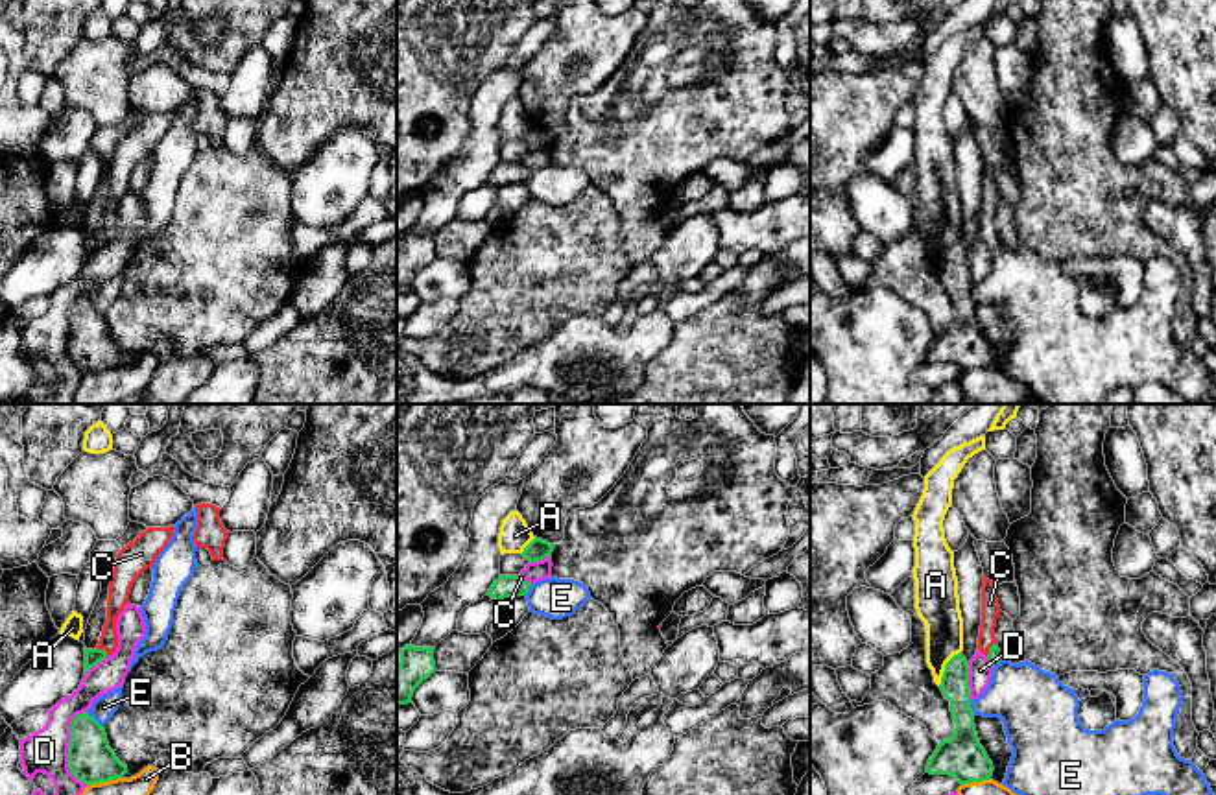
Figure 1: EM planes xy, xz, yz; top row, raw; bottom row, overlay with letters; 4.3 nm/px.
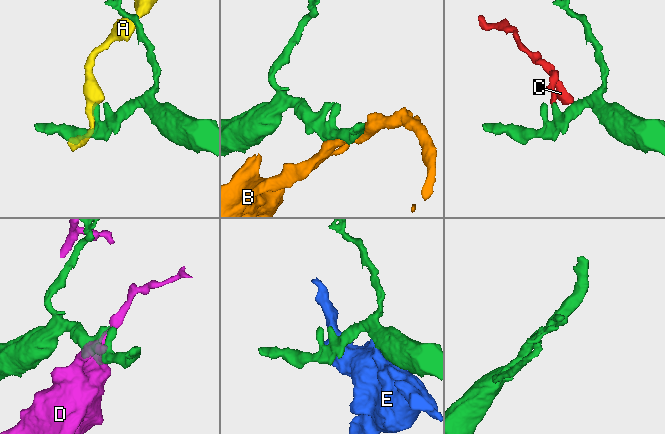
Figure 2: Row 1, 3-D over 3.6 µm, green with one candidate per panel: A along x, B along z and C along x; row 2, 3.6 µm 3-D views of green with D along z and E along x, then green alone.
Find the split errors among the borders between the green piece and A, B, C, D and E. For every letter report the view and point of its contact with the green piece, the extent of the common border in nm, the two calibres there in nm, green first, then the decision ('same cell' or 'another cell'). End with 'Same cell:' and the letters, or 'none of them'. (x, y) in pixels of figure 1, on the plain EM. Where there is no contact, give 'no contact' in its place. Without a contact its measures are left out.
A: yz (945, 255) | 180 nm | 130/170 nm | another cell
B: xy (104, 367) | 160 nm | 200/190 nm | another cell
C: xy (102, 237) | 70 nm | 70/100 nm | same cell
D: xy (69, 336) | 320 nm | 200/190 nm | another cell
E: xy (93, 305) | 100 nm | 200/100 nm | another cell
Same cell: C

